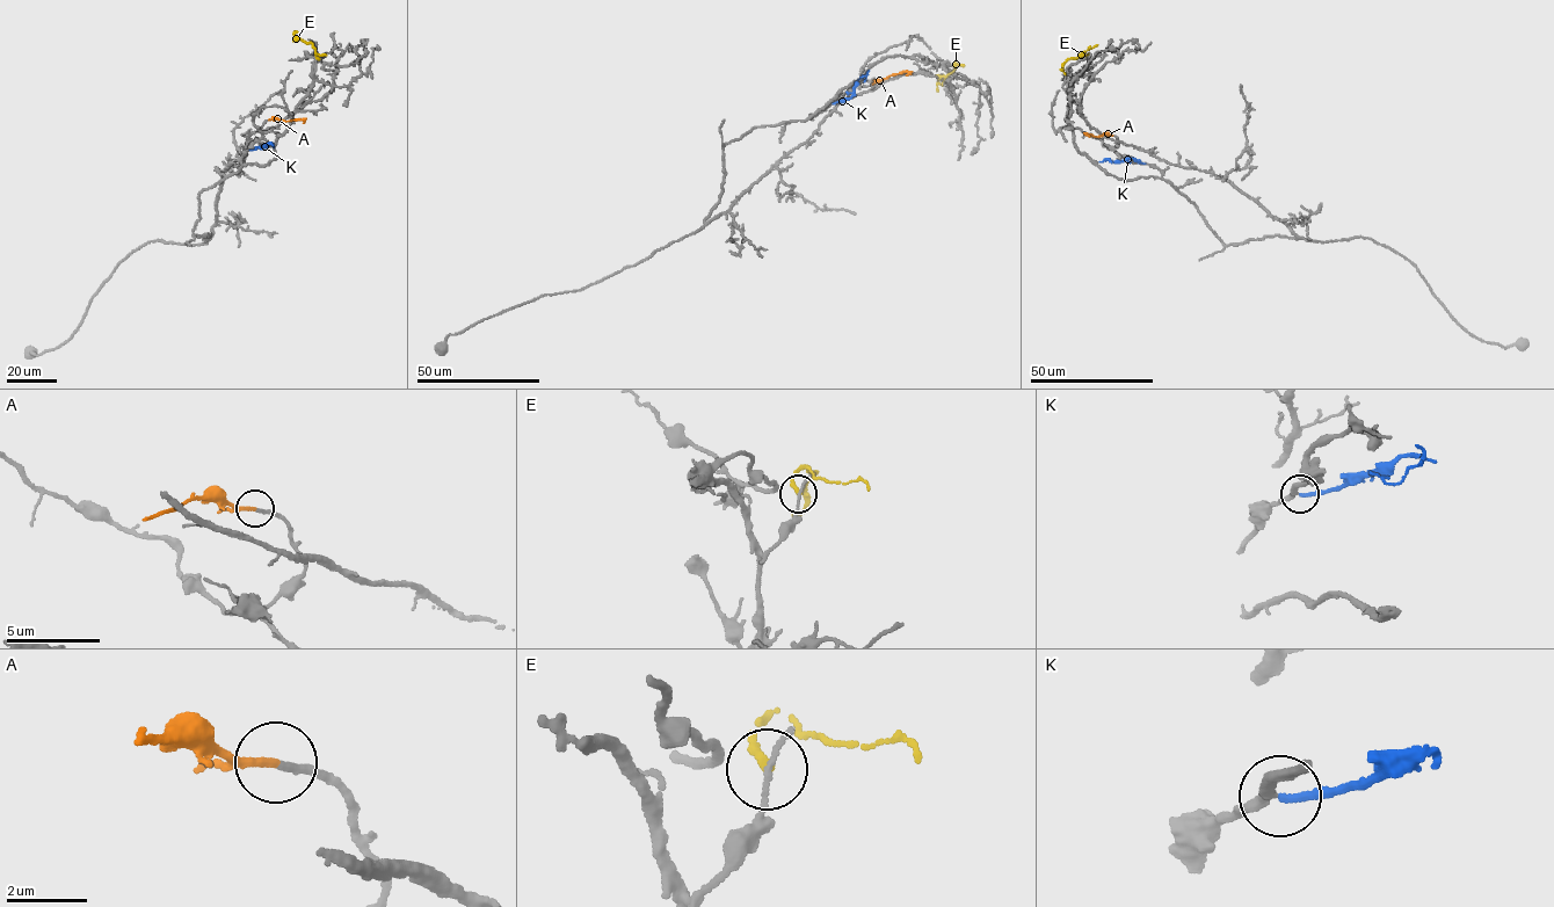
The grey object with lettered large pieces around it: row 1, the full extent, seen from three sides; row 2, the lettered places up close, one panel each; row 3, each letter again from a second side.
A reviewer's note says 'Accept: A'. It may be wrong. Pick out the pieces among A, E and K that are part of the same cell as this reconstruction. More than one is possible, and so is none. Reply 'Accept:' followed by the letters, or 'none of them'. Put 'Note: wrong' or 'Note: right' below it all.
Accept: A
Note: right

